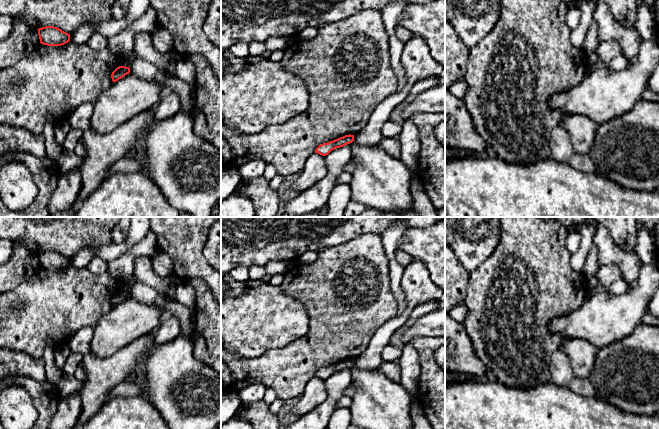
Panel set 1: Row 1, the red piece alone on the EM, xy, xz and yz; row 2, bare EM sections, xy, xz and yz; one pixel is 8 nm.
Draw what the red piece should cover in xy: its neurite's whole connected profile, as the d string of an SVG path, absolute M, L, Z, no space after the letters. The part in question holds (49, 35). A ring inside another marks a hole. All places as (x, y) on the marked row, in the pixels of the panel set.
M54 26L37 29L40 43L47 46L61 46L70 41L70 34Z

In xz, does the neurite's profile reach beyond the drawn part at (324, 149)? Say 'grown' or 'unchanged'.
unchanged

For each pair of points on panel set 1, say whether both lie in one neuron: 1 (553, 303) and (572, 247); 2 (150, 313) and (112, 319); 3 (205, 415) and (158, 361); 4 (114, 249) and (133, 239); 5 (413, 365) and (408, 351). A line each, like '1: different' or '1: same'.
1: different
2: same
3: same
4: same
5: same

